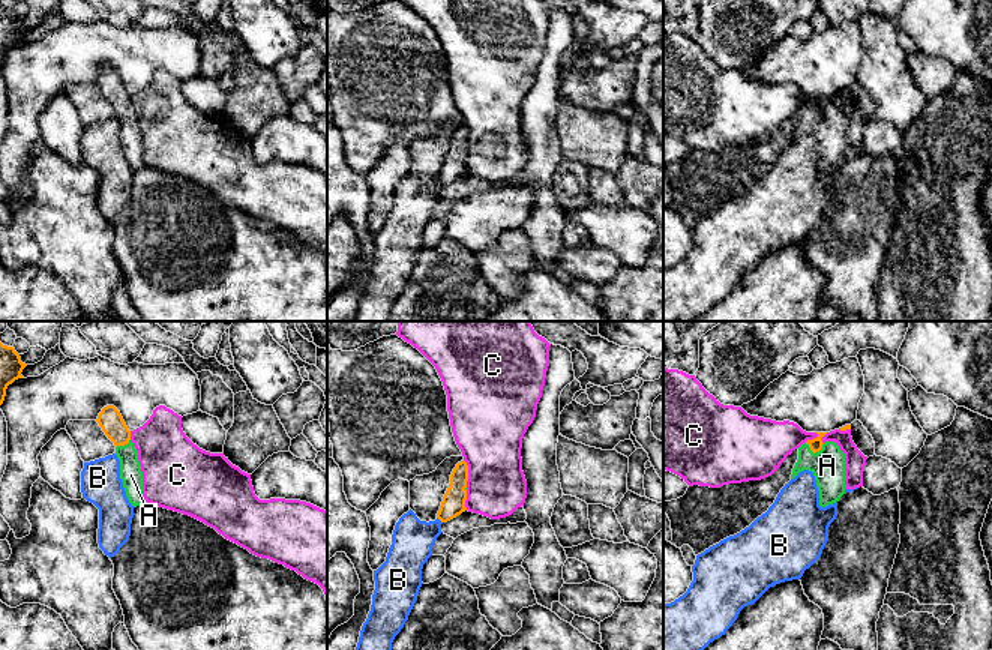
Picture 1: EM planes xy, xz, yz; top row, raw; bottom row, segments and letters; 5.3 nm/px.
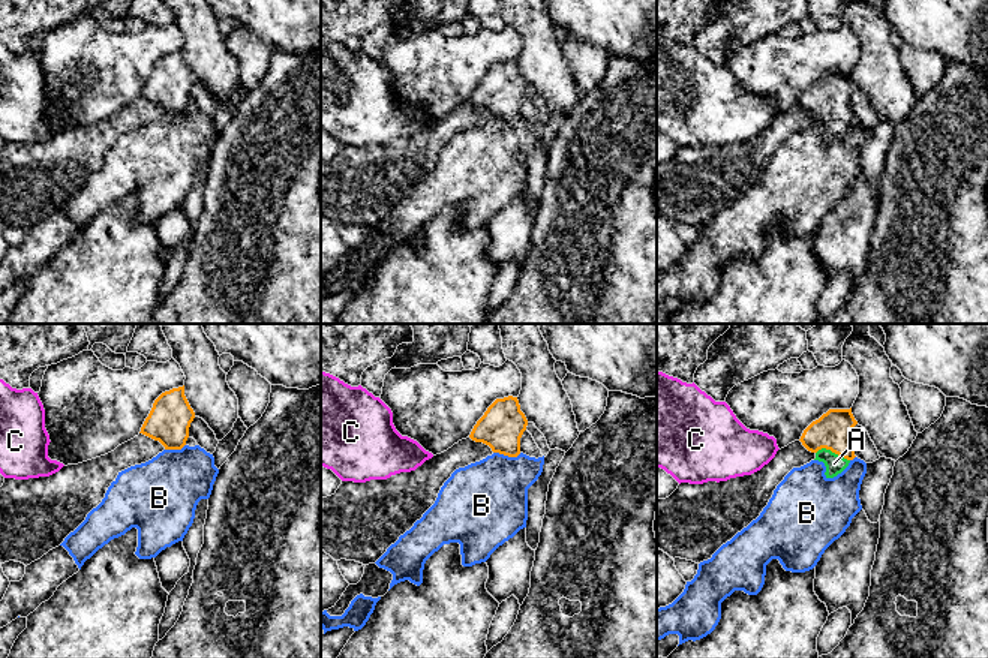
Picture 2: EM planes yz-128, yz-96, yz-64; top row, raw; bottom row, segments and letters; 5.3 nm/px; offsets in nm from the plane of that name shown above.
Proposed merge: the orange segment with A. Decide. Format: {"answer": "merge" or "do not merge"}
{"answer": "merge"}

